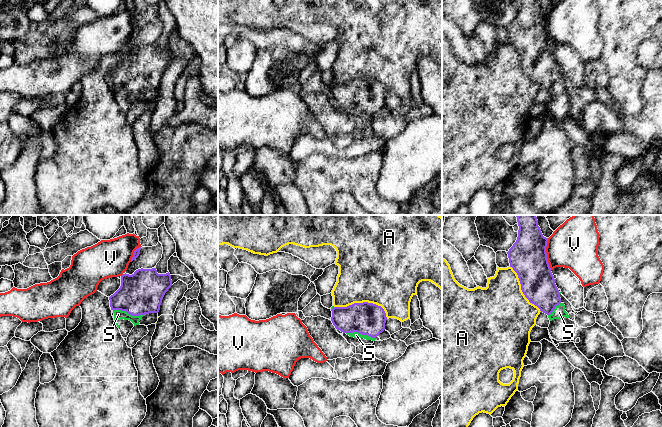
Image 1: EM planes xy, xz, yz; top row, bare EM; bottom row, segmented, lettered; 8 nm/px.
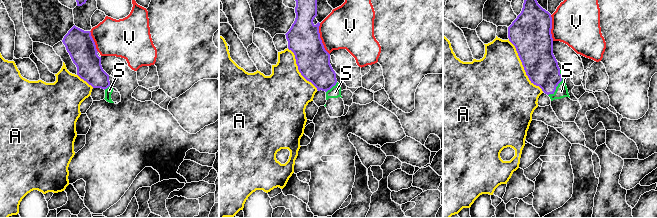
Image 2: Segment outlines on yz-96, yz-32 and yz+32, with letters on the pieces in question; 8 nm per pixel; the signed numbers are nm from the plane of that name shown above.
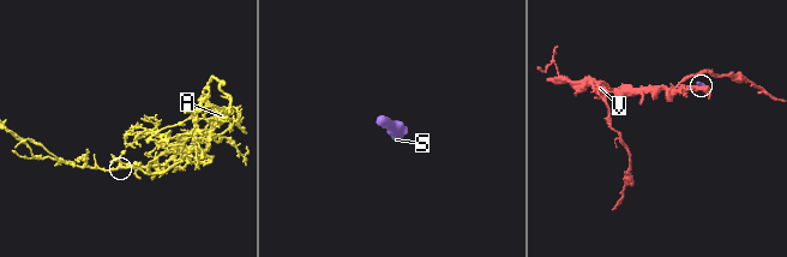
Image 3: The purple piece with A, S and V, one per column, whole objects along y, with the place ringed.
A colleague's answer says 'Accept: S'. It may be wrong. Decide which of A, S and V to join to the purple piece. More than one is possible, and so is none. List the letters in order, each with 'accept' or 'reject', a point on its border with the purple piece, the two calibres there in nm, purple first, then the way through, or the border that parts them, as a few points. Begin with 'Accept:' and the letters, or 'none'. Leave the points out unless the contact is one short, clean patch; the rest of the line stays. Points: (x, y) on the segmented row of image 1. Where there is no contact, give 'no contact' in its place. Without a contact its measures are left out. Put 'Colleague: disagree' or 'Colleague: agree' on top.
Colleague: agree
Accept: S
A: reject | xz (363, 302) | 260/480 nm
S: accept | xy (129, 313) | 340/80 nm | across xy (141, 293), (129, 305), (129, 313), (118, 314)
V: reject | yz (546, 254) | 300/380 nm | along yz (547, 238), (546, 258), (551, 269)

